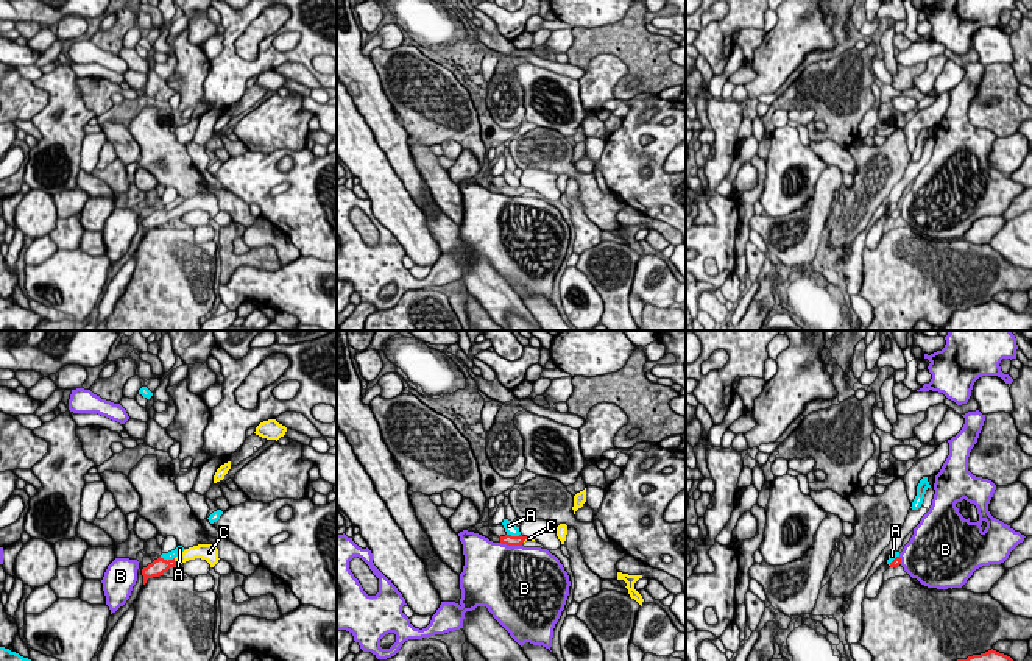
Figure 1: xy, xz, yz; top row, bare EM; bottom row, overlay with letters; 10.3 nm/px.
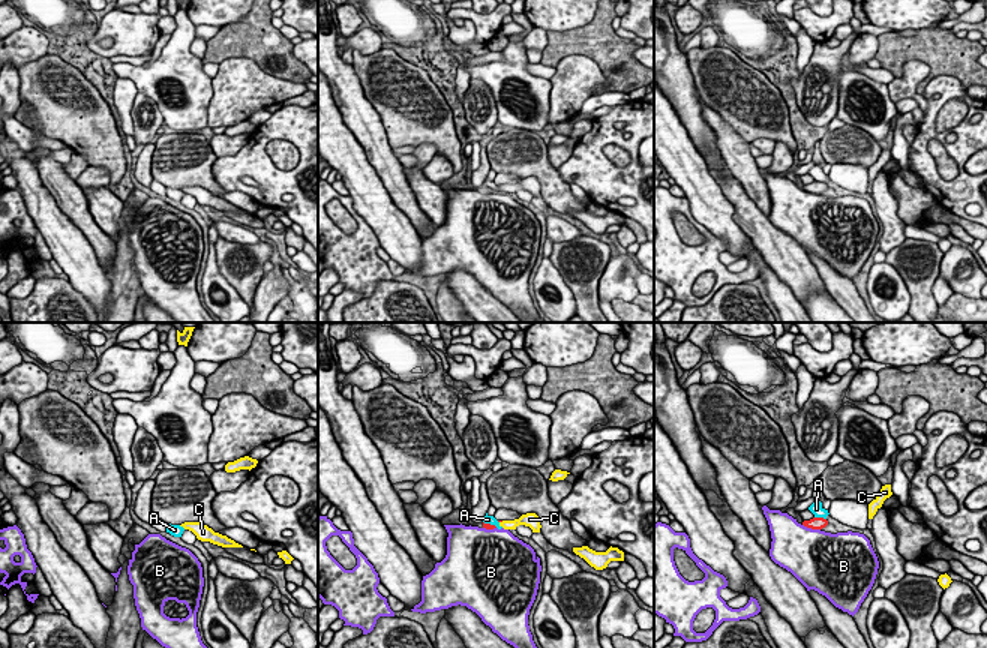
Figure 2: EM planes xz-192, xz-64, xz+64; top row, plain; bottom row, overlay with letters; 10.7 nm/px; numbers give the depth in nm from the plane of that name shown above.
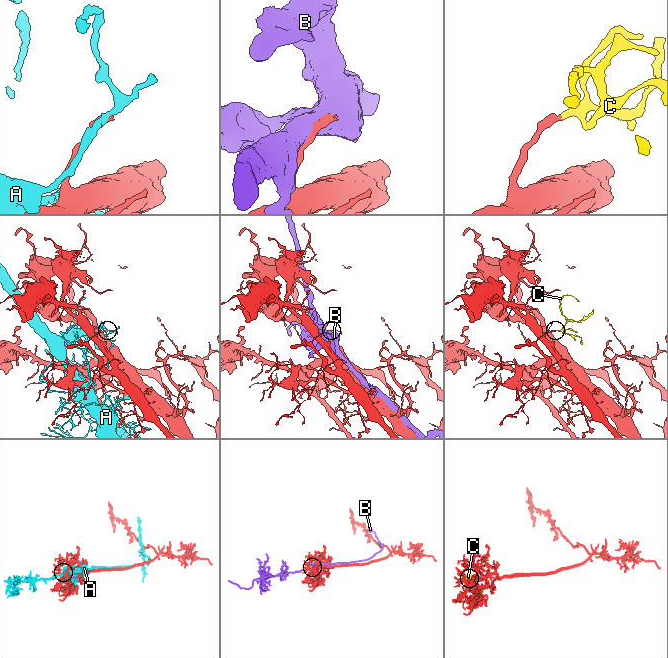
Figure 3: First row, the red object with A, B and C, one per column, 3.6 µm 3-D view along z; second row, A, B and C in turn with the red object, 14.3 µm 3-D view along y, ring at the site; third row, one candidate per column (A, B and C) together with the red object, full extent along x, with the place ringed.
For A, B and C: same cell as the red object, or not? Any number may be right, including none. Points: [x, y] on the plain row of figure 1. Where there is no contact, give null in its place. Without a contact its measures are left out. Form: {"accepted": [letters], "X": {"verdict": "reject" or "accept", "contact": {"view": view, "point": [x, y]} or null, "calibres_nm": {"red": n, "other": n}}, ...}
{"accepted": ["C"], "A": {"verdict": "reject", "contact": {"view": "xy", "point": [166, 211]}, "calibres_nm": {"red": 160, "other": 90}}, "B": {"verdict": "reject", "contact": {"view": "xz", "point": [512, 195]}, "calibres_nm": {"red": 120, "other": 480}}, "C": {"verdict": "accept", "contact": {"view": "xy", "point": [176, 212]}, "calibres_nm": {"red": 160, "other": 130}}}

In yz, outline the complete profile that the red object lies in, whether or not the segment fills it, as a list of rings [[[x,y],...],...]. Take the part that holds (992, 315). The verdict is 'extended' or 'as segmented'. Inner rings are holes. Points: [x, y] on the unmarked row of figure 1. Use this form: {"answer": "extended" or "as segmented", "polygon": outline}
{"answer": "as segmented", "polygon": [[[991,299],[954,312],[943,330],[1032,330],[1032,313],[1016,313]]]}

